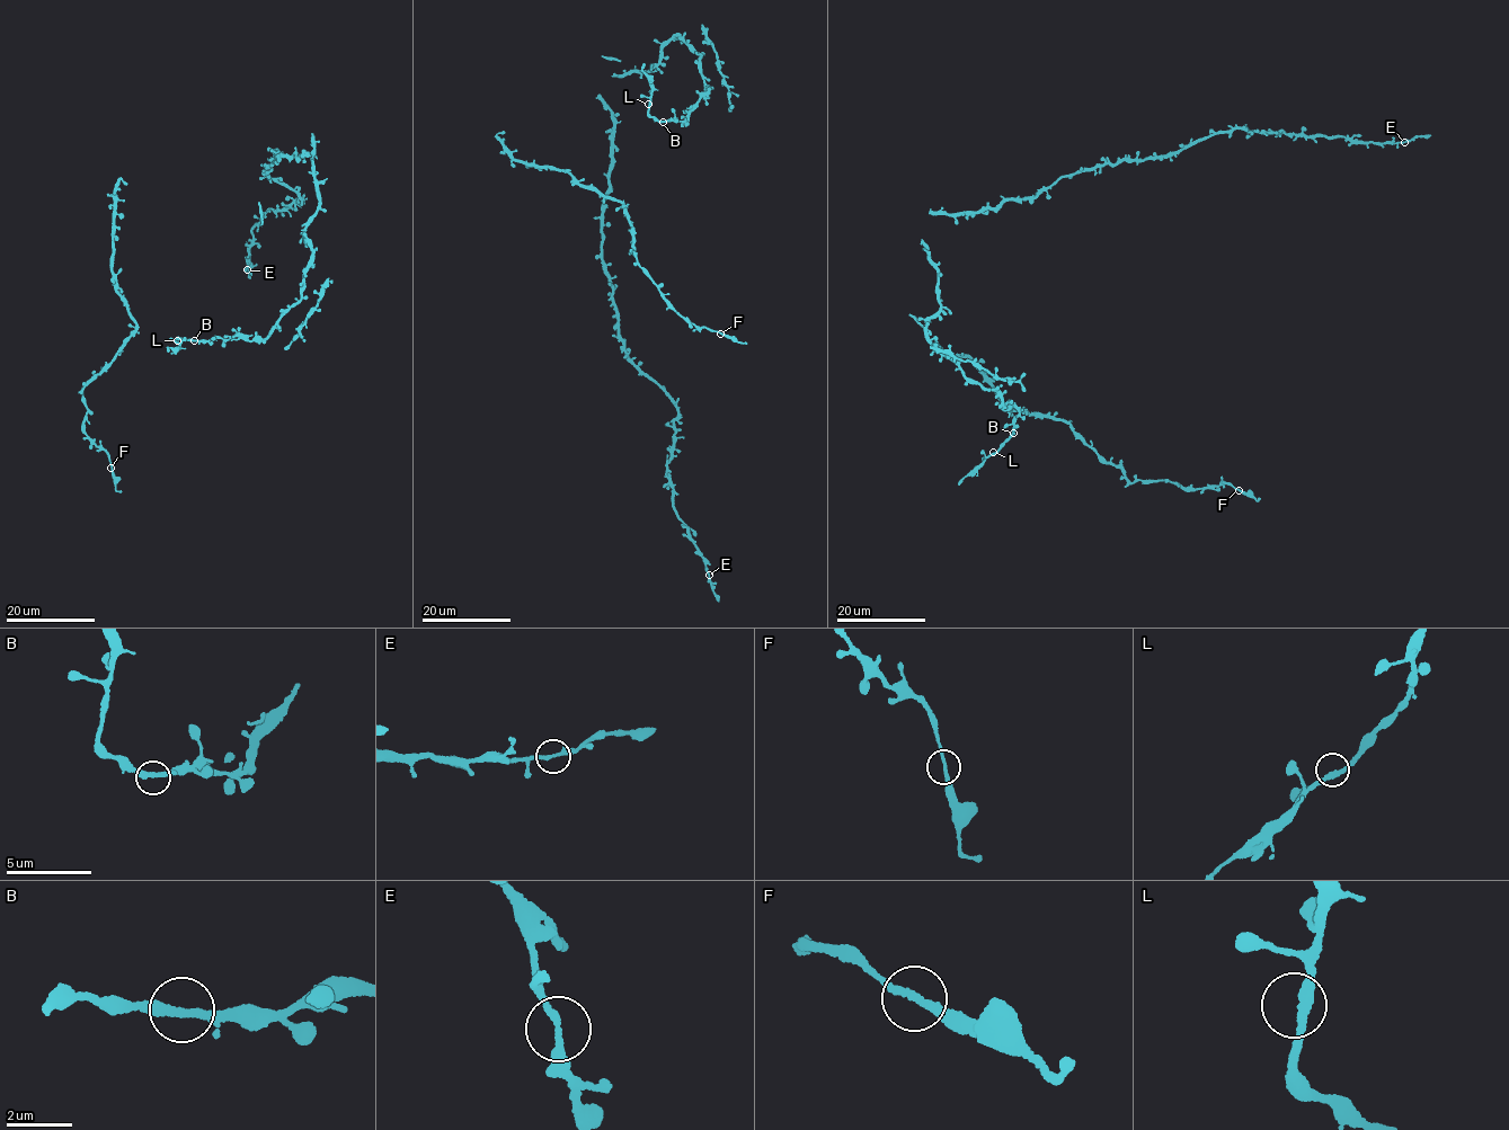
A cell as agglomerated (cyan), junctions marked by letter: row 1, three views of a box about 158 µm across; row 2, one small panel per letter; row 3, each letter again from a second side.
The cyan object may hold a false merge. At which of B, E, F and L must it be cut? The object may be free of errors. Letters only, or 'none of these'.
none of these

